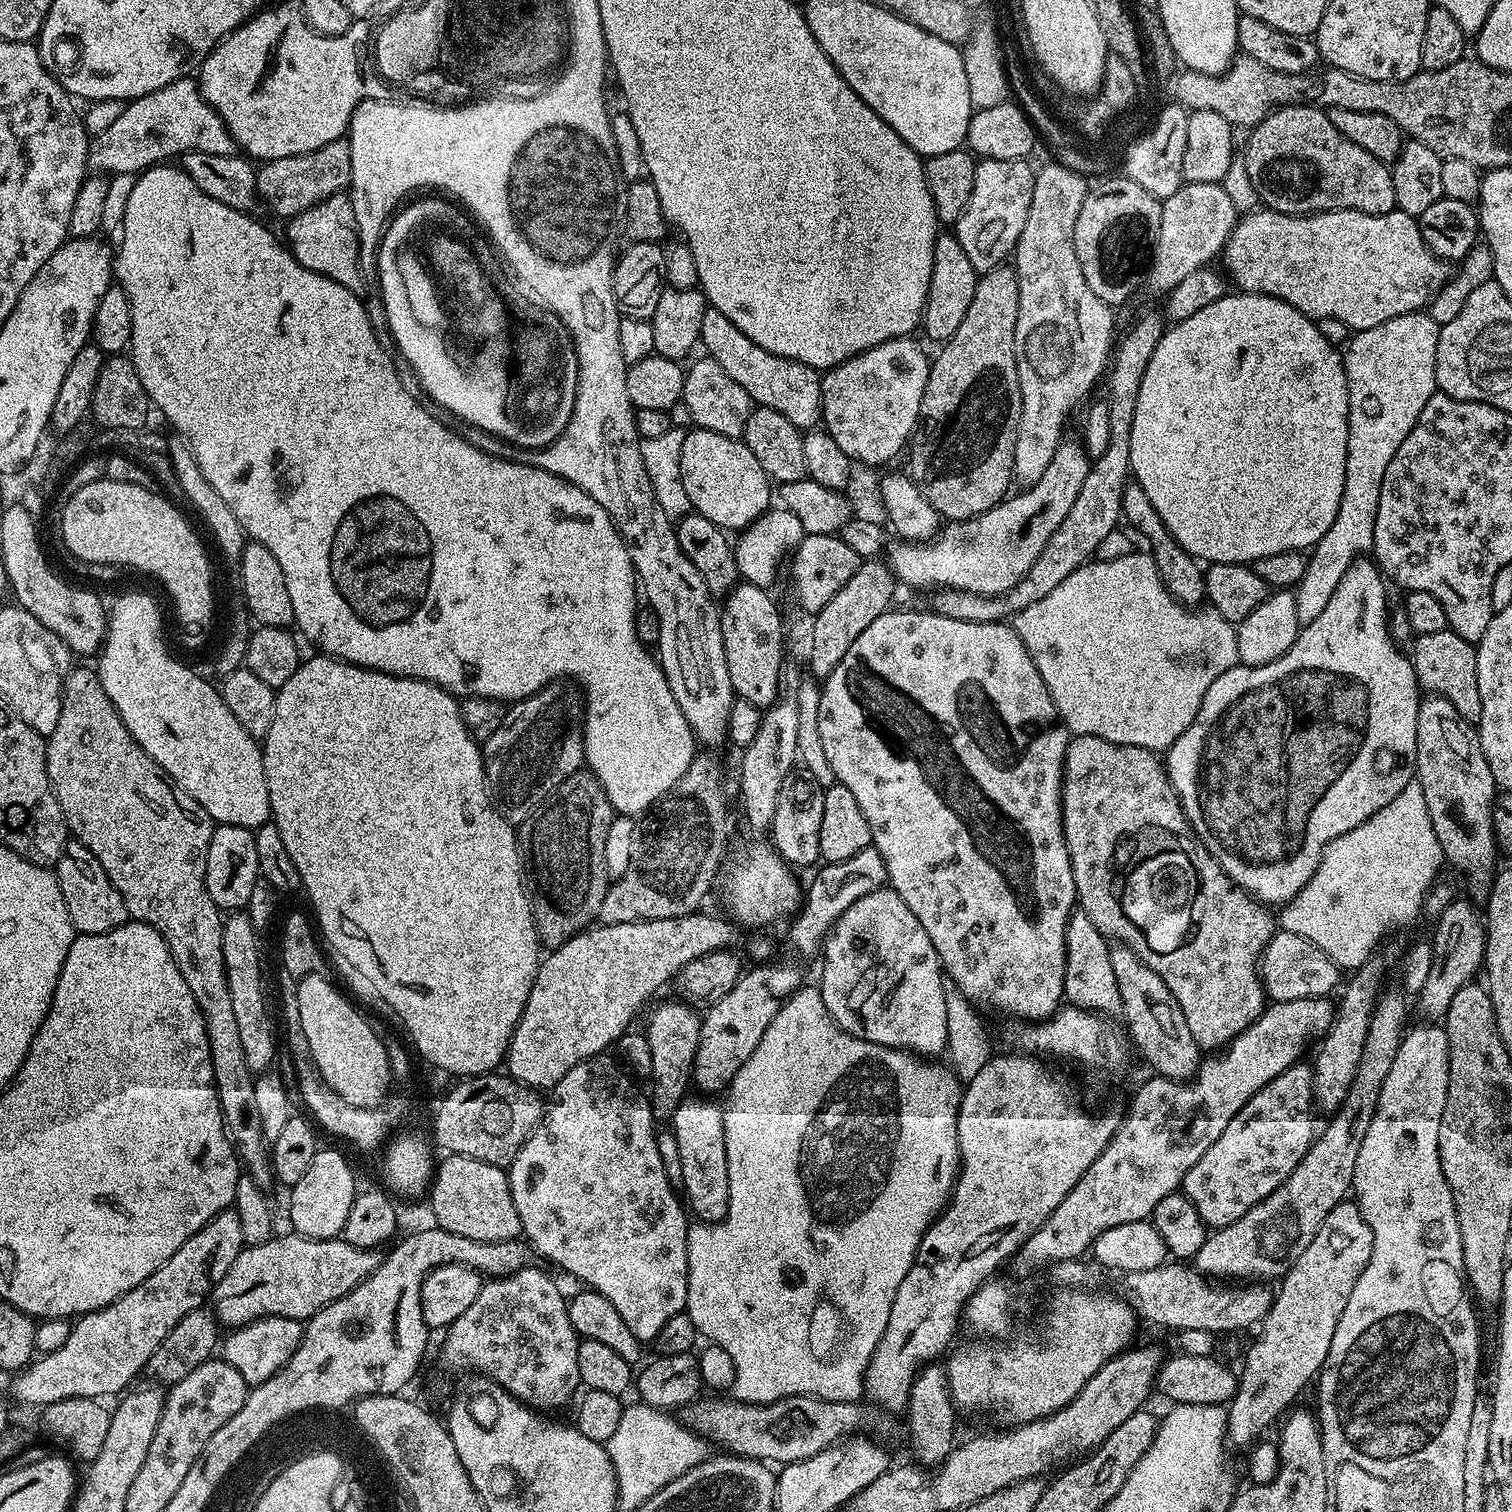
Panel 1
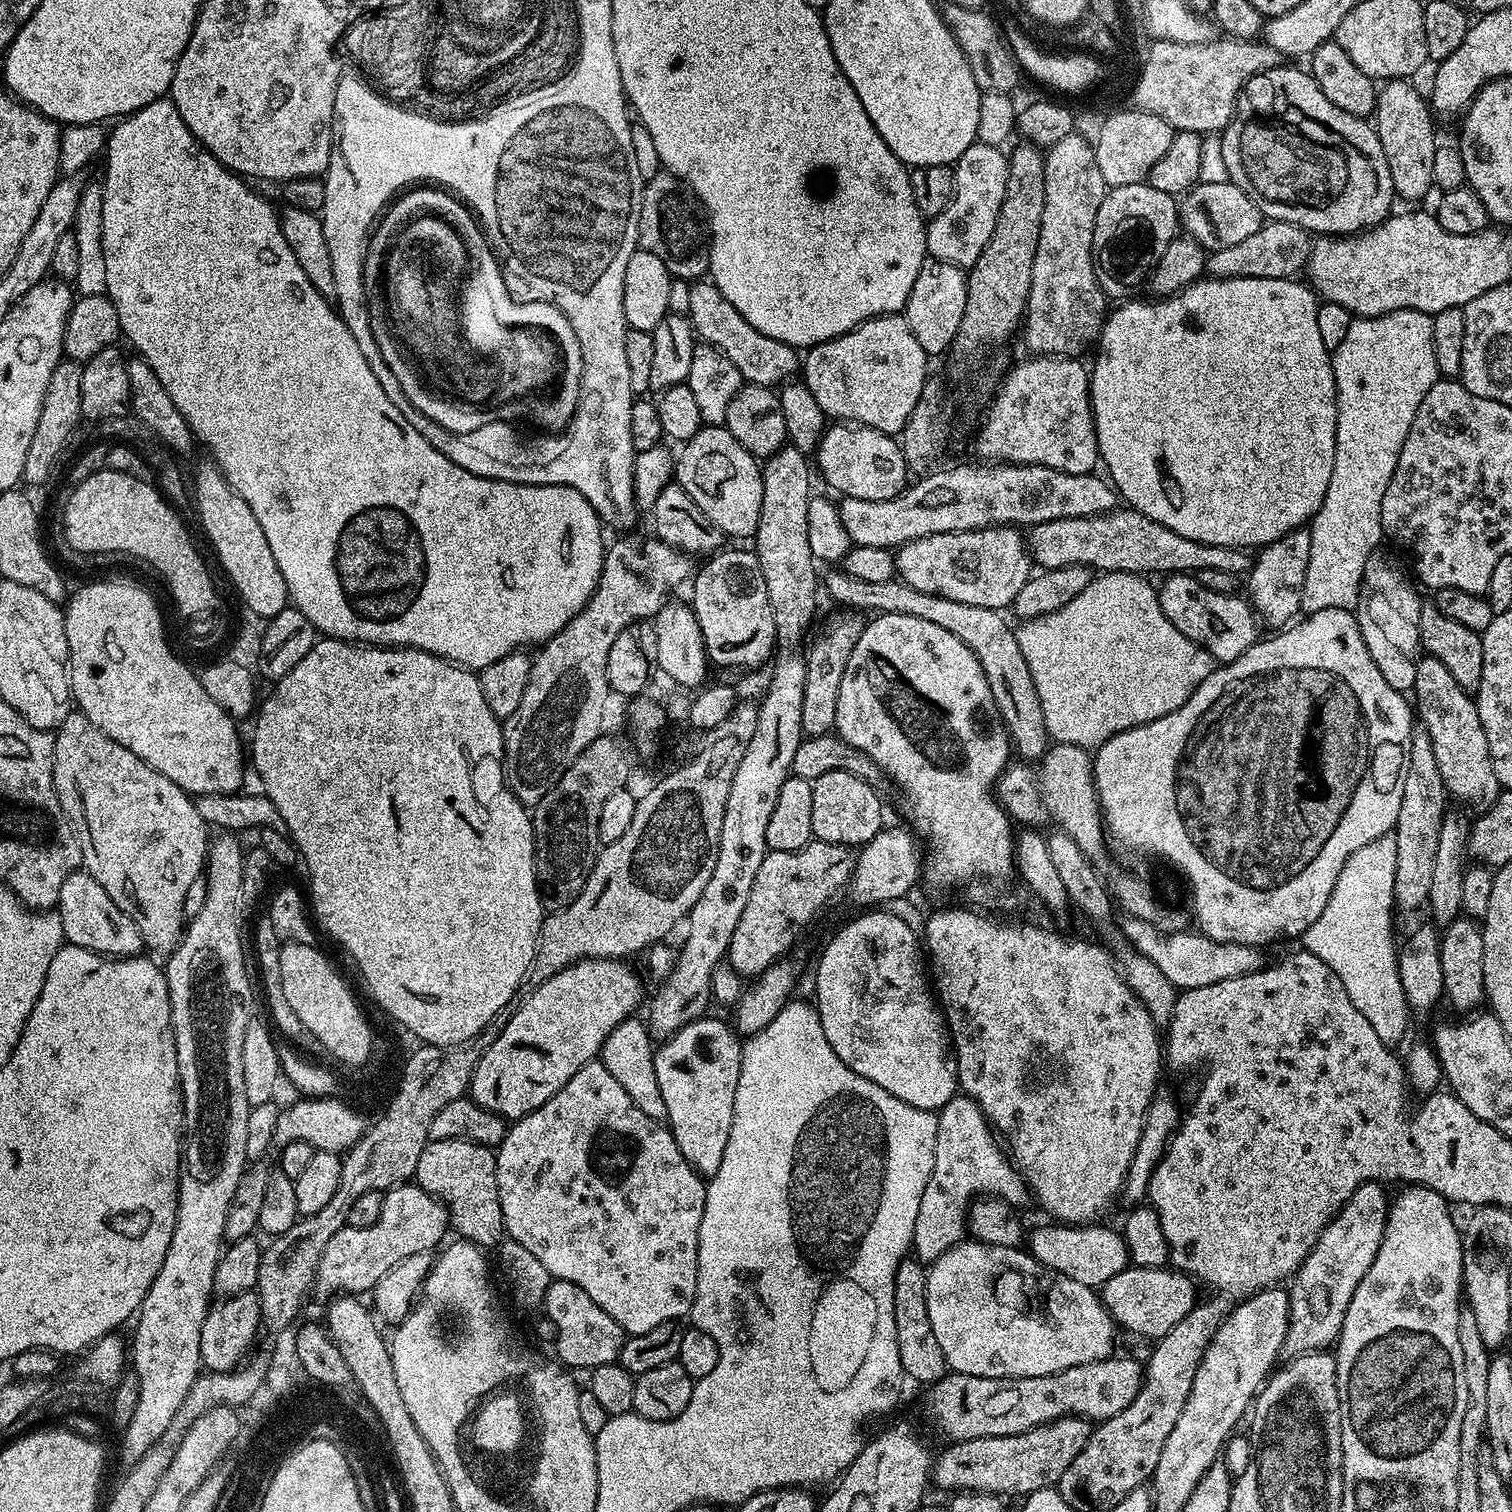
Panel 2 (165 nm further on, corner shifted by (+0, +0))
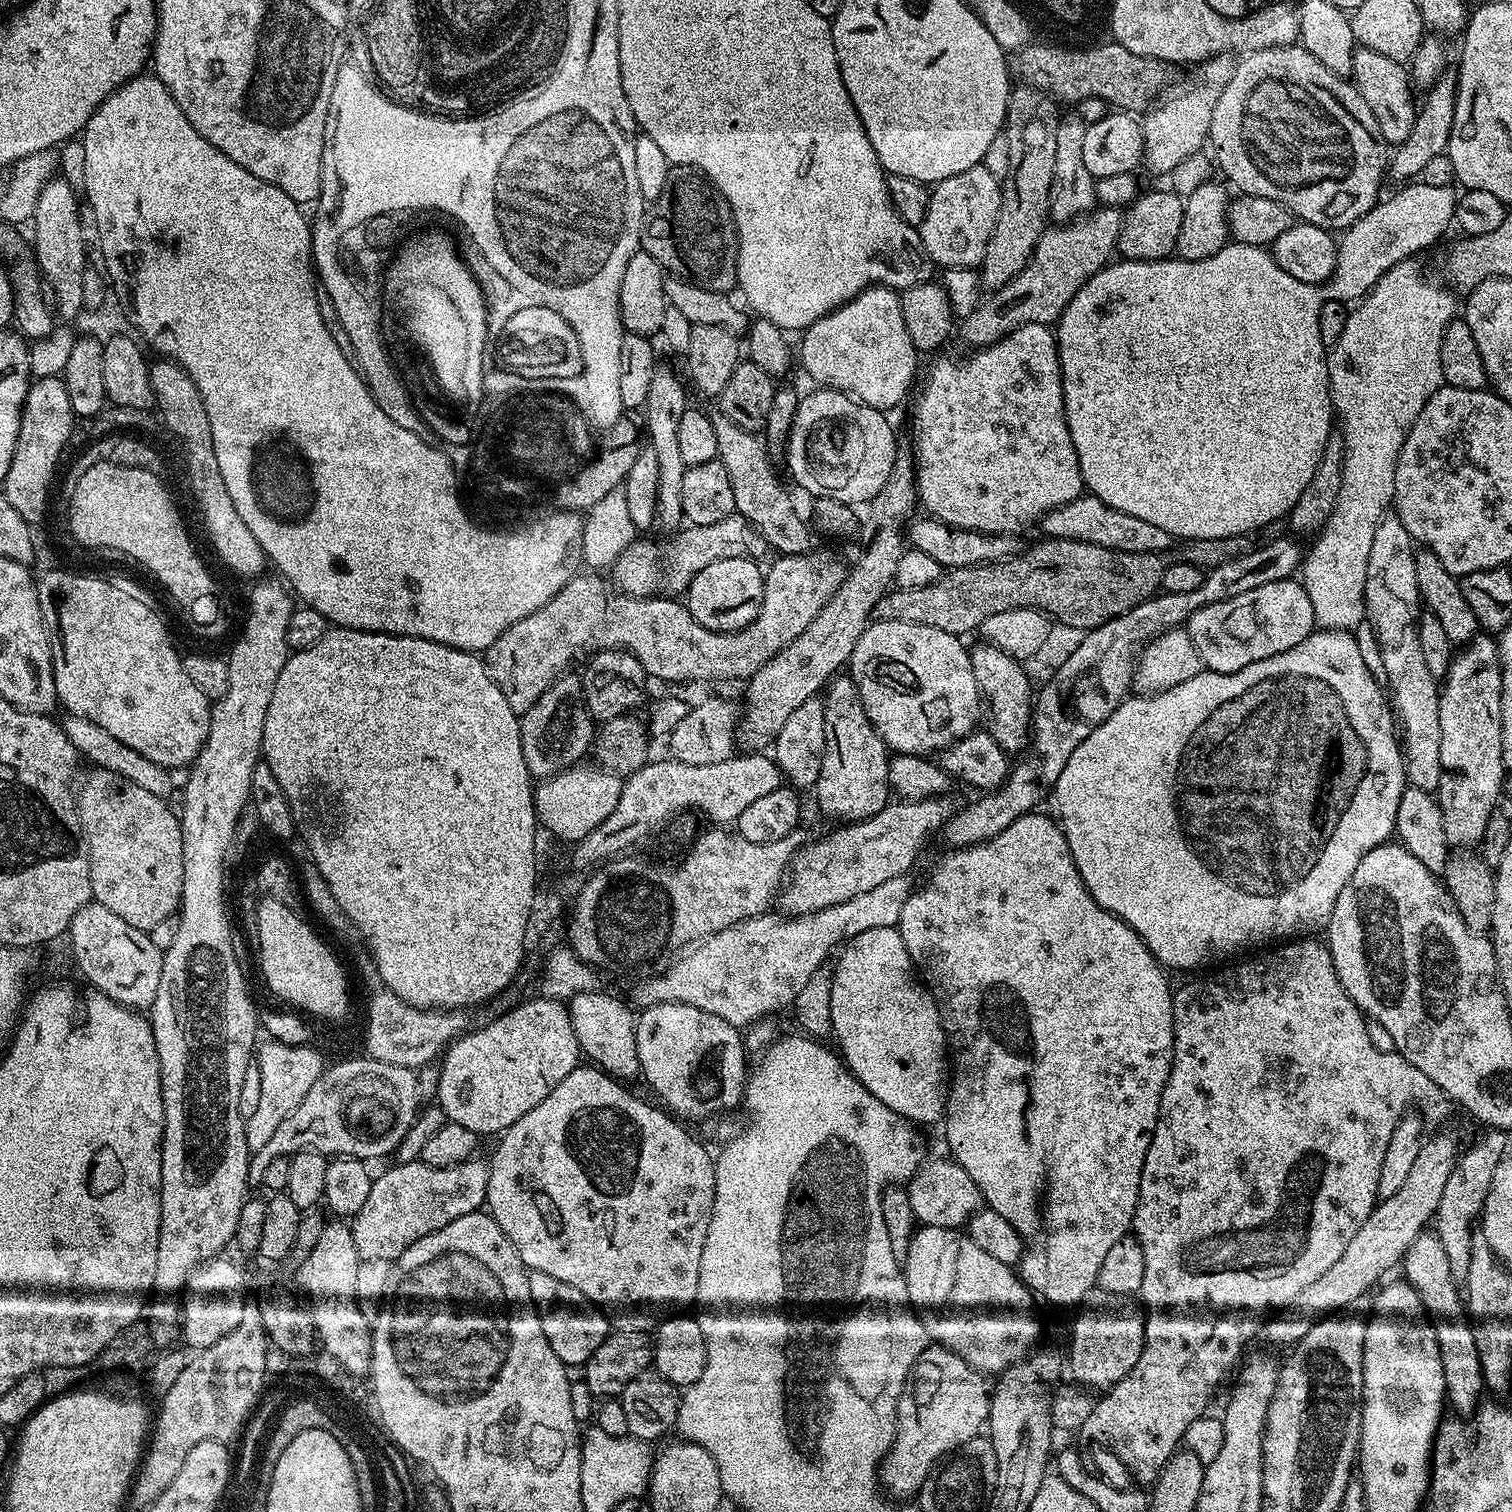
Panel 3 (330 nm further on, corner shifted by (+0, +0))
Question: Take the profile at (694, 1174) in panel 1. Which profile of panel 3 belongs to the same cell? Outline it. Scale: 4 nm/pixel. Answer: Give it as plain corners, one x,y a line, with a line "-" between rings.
655,1004
649,1008
643,1009
635,1017
638,1062
640,1063
640,1073
642,1080
645,1080
654,1091
660,1095
659,1103
677,1117
688,1120
704,1120
707,1116
719,1117
721,1114
728,1114
731,1108
739,1109
744,1099
744,1089
746,1087
746,1068
744,1072
744,1052
746,1053
746,1044
742,1039
741,1029
735,1028
730,1022
718,1018
714,1014
706,1014
706,1010
698,1010
698,1006
686,1006
685,1004

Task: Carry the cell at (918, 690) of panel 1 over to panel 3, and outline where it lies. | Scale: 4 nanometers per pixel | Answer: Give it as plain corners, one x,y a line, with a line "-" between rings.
889,620
869,623
862,638
858,638
850,661
850,675
858,686
866,718
870,718
874,730
878,730
893,753
920,757
927,757
930,752
939,754
977,727
976,719
982,716
982,701
974,682
972,657
969,649
964,649
964,643
961,637
946,634
946,630
934,630
934,626

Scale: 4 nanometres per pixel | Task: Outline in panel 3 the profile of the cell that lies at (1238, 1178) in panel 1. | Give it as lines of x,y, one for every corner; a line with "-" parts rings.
1298,938
1275,948
1278,949
1230,966
1217,976
1192,980
1172,993
1172,1069
1160,1095
1160,1113
1150,1150
1146,1150
1131,1226
1136,1241
1142,1246
1142,1258
1146,1258
1146,1270
1142,1274
1142,1286
1138,1293
1144,1313
1144,1345
1138,1362
1134,1362
1134,1370
1130,1370
1130,1374
1126,1374
1126,1378
1119,1380
1113,1388
1107,1389
1101,1400
1099,1397
1093,1403
1090,1418
1086,1418
1084,1425
1078,1429
1079,1435
1084,1435
1090,1443
1101,1444
1106,1451
1113,1452
1132,1471
1140,1486
1156,1483
1168,1459
1176,1455
1181,1447
1190,1422
1209,1411
1208,1403
1219,1390
1224,1375
1232,1367
1237,1367
1236,1359
1243,1354
1244,1347
1258,1336
1266,1317
1277,1310
1287,1309
1284,1308
1287,1304
1295,1305
1302,1290
1318,1282
1318,1278
1322,1278
1322,1274
1326,1274
1326,1270
1342,1258
1354,1234
1362,1230
1362,1222
1370,1218
1378,1203
1378,1182
1382,1162
1386,1158
1386,1146
1390,1146
1390,1134
1394,1134
1394,1126
1409,1111
1408,1104
1420,1104
1419,1111
1428,1122
1444,1120
1448,1116
1450,1101
1444,1091
1430,1082
1418,1066
1406,1062
1399,1052
1383,1052
1380,1049
1383,1047
1370,1038
1369,1021
1350,994
1346,994
1334,970
1332,955
1323,941

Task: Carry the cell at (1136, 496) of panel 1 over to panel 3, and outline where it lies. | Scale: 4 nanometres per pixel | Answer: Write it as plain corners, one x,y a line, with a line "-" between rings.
1289,578
1248,590
1224,603
1200,607
1184,628
1209,671
1236,673
1262,658
1293,649
1315,631
1316,619
1303,583

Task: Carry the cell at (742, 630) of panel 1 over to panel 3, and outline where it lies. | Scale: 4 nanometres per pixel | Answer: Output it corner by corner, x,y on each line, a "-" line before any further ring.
722,558
722,562
706,566
686,589
690,614
711,632
737,632
754,622
764,593
764,572
760,567
757,561
746,558

